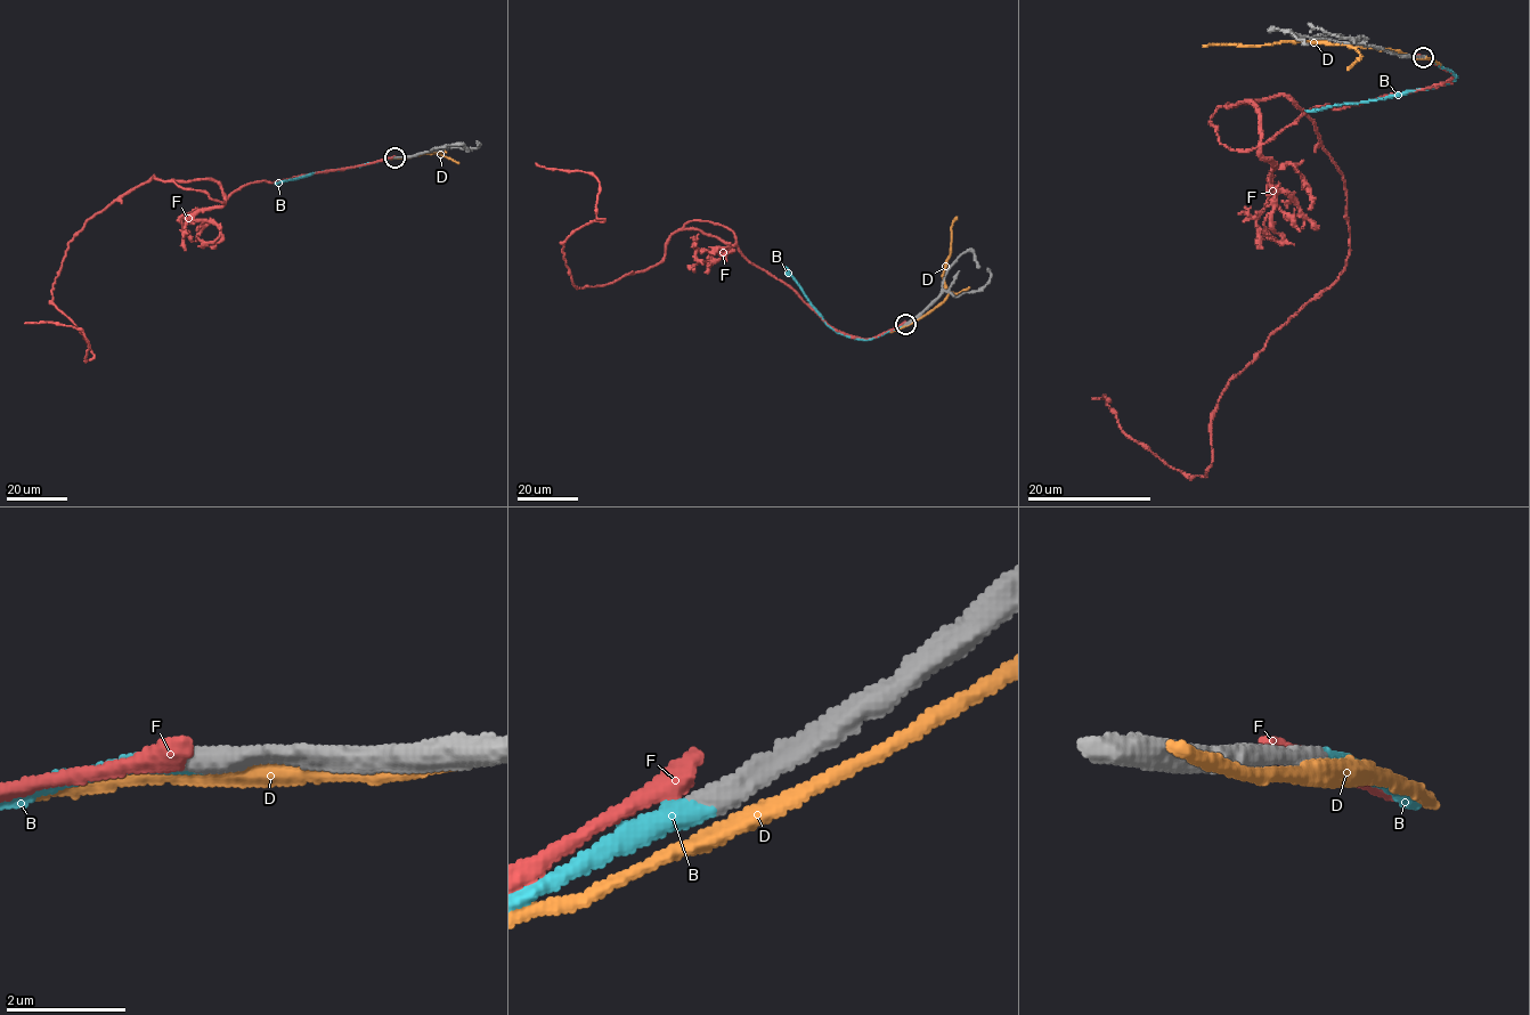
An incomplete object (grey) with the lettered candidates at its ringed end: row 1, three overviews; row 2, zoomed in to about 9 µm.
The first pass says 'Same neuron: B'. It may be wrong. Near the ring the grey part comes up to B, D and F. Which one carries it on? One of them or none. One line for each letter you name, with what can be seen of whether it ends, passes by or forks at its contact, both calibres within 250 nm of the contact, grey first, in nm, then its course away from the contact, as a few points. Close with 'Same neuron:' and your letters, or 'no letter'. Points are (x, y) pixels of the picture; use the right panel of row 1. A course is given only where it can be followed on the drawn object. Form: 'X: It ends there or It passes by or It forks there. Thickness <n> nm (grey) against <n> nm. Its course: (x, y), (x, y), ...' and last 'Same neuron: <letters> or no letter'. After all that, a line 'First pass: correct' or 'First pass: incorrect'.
B: It ends there. Thickness 440 nm (grey) against 400 nm. Its course: (1423, 57), (1456, 75), (1443, 83), (1360, 103), (1304, 110)
Same neuron: B
First pass: correct

